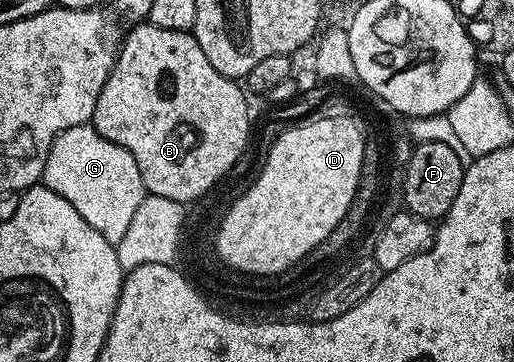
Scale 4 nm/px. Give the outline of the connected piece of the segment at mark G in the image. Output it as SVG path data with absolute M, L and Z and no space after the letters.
M91 124L66 128L57 136L46 156L42 182L54 192L58 192L62 200L70 203L78 212L78 216L82 216L82 220L90 224L90 228L102 232L102 236L106 236L106 240L113 244L120 242L122 236L126 236L126 230L130 228L130 220L134 220L134 212L138 212L138 206L146 196L142 172L138 172L138 164L134 164L134 156L130 156L126 148L106 140L106 136L99 134Z

